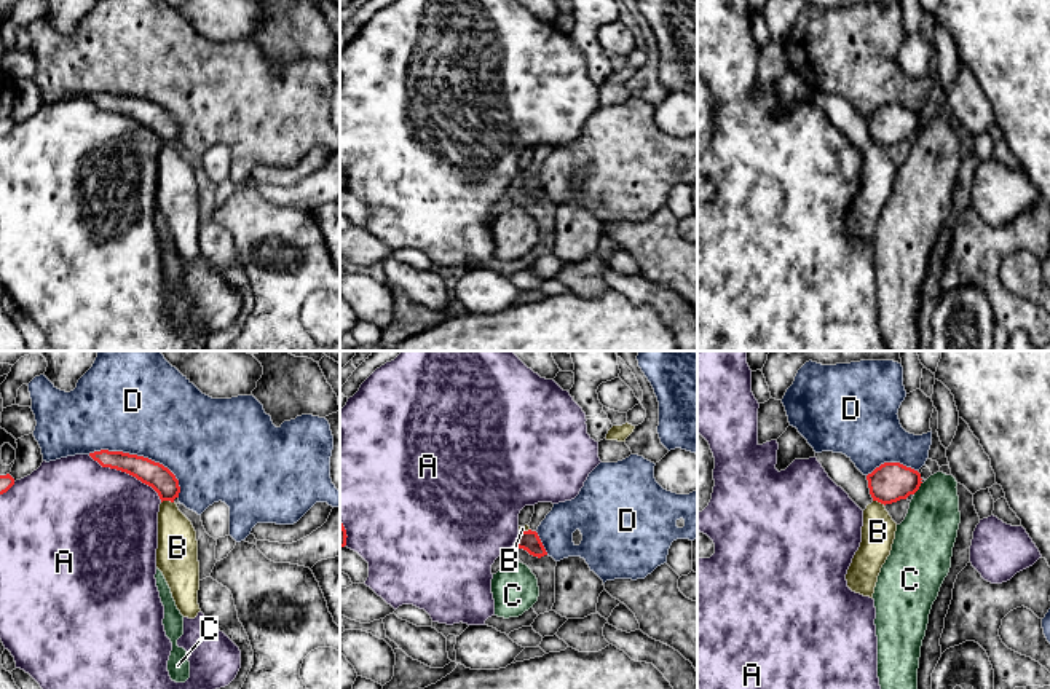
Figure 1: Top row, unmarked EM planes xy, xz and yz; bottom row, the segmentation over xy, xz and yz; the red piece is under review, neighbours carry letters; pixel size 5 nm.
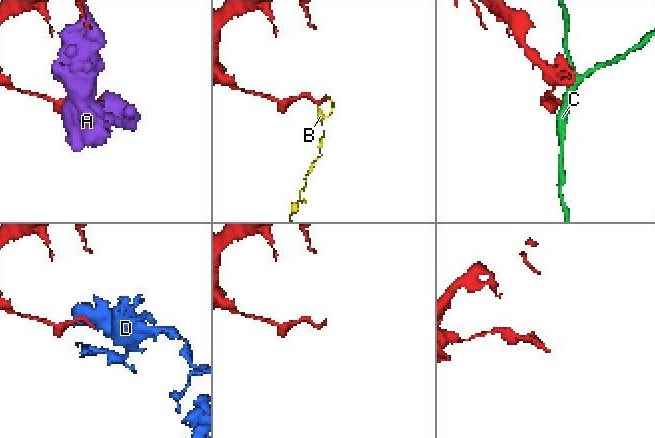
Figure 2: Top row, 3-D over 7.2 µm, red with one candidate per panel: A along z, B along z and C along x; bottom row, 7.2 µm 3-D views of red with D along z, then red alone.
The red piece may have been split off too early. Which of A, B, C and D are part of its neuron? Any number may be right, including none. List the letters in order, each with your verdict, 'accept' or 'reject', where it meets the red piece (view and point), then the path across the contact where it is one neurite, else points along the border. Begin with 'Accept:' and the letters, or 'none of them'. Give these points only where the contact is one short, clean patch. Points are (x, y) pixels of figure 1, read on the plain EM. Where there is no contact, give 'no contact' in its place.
Accept: none of them
A: reject; contact xy (126, 115)
B: reject; contact xy (166, 142); border xy (173, 144), (161, 145)
C: reject; contact yz (918, 131); border yz (921, 125), (913, 136)
D: reject; contact xy (142, 99)

